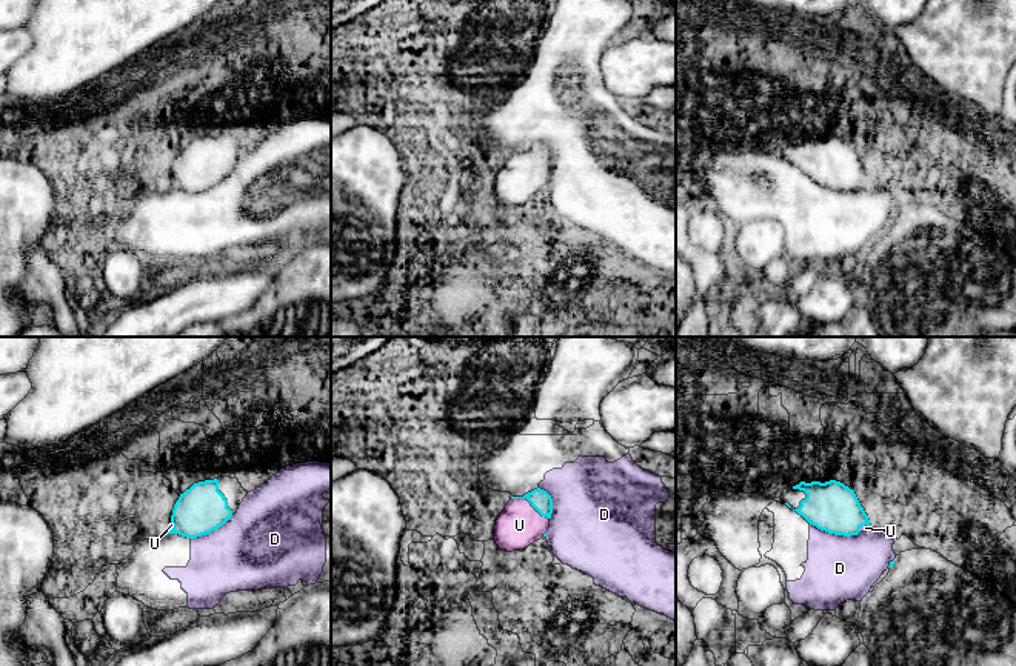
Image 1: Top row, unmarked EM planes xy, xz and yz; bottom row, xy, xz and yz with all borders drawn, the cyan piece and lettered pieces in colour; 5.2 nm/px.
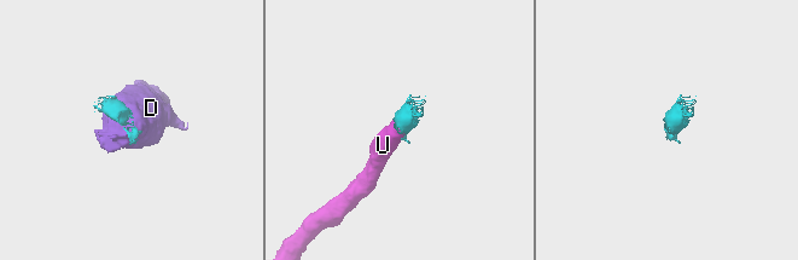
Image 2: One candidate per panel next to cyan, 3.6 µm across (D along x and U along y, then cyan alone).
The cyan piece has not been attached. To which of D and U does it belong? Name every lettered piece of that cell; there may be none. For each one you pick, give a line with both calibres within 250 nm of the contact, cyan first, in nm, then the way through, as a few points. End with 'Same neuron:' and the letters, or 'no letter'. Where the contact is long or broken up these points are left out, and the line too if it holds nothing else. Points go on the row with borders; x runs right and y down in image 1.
U: Thickness 110 nm (cyan) against 240 nm
Same neuron: U

